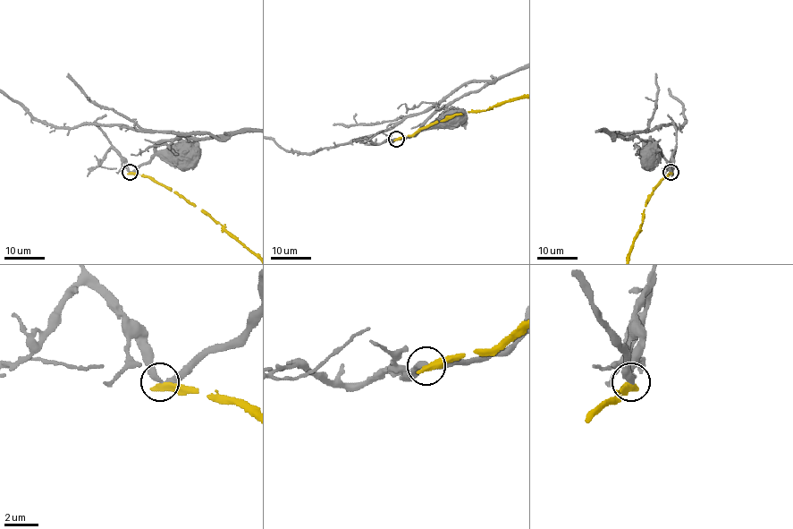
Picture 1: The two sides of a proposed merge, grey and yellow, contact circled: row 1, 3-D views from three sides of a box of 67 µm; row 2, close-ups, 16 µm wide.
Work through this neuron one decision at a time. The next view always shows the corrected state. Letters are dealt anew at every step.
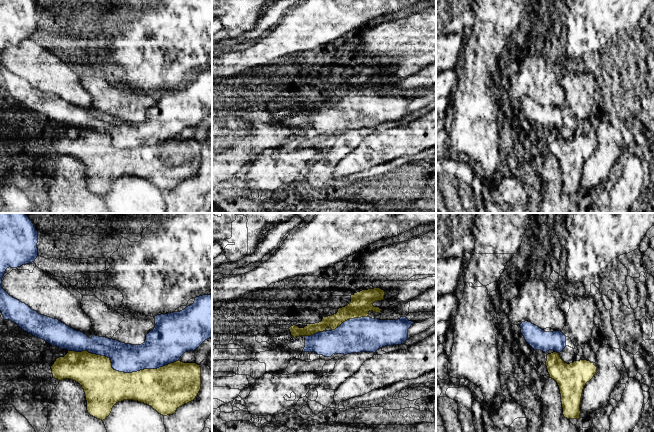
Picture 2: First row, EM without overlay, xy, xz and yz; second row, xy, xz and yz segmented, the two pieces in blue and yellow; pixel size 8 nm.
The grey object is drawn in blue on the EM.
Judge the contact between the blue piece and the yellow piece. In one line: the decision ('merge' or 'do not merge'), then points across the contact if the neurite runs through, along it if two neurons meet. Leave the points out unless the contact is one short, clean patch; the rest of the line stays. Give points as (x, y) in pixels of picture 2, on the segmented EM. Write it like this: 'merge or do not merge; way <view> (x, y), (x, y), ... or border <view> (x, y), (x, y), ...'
do not merge

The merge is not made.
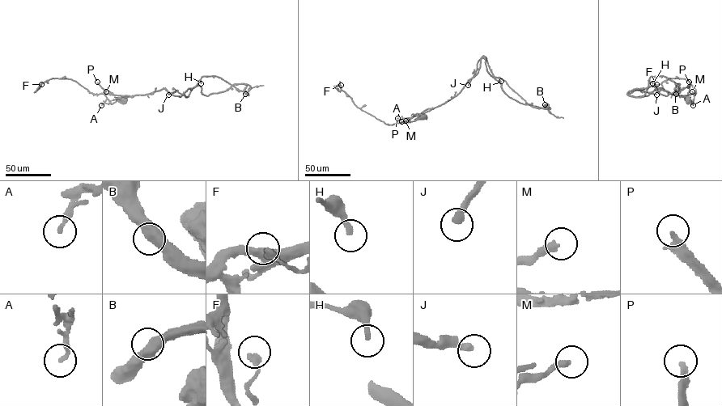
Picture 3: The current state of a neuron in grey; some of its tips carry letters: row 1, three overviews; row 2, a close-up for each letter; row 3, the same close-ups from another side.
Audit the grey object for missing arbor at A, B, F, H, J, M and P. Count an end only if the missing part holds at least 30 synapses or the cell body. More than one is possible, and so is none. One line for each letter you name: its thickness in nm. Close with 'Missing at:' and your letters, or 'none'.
J: 320 nm thick
P: 300 nm thick
Missing at: J, P

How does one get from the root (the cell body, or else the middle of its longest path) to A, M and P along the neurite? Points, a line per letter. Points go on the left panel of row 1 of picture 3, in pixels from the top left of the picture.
A: (124, 100), (111, 104), (107, 99), (101, 105)
M: (124, 100), (111, 104), (104, 93), (106, 91)
P: (124, 100), (116, 99), (131, 96), (114, 95), (97, 82)

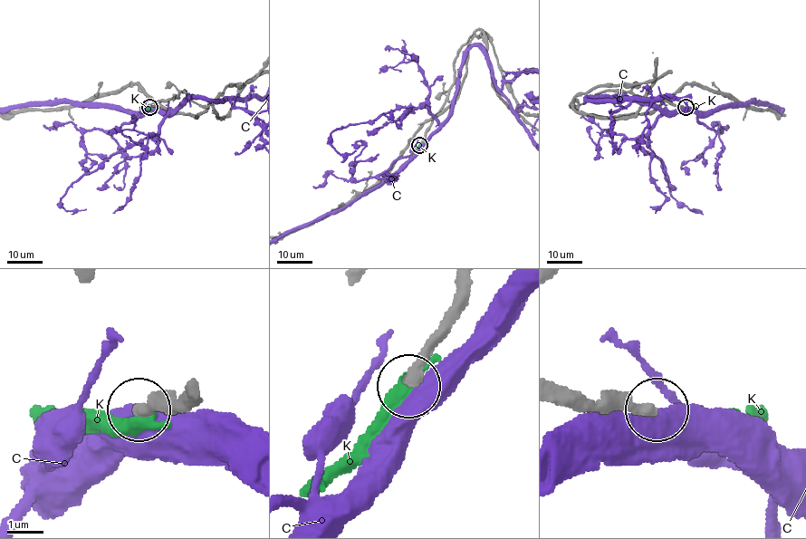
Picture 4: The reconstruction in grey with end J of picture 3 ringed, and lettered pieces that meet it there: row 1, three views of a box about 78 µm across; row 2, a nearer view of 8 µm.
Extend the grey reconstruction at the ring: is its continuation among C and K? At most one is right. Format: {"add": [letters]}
{"add": []}

